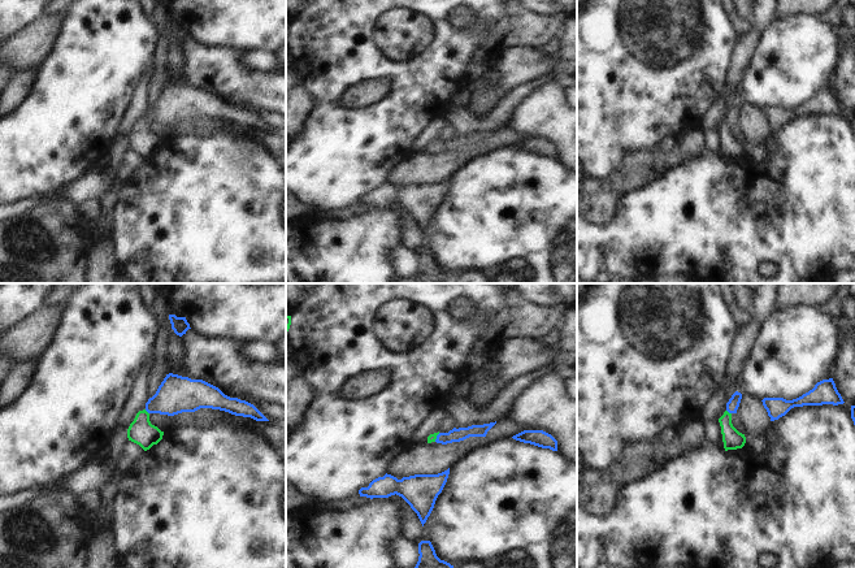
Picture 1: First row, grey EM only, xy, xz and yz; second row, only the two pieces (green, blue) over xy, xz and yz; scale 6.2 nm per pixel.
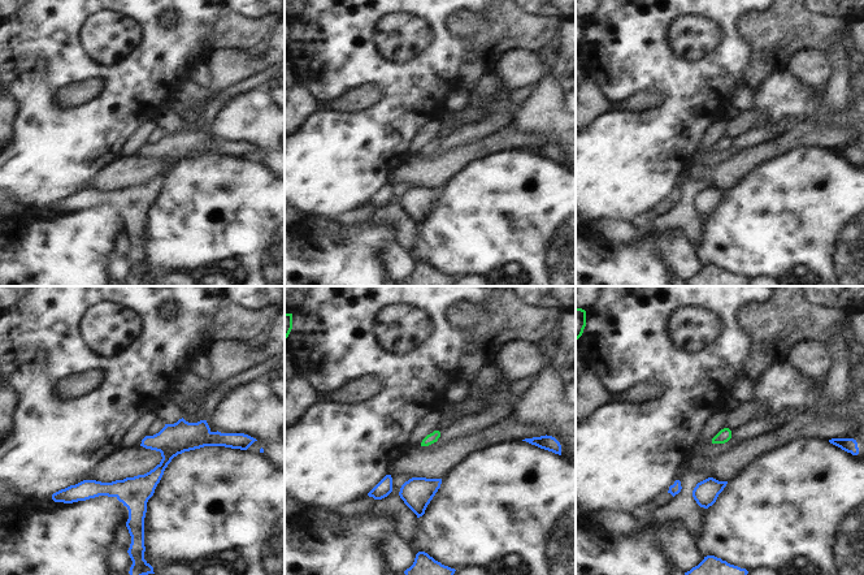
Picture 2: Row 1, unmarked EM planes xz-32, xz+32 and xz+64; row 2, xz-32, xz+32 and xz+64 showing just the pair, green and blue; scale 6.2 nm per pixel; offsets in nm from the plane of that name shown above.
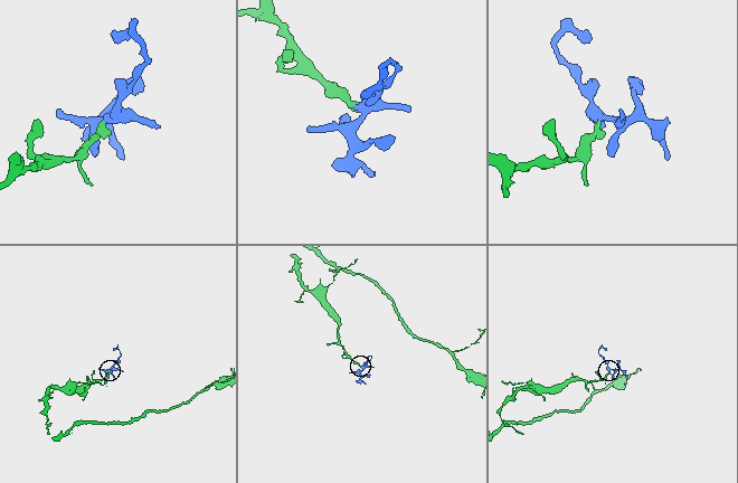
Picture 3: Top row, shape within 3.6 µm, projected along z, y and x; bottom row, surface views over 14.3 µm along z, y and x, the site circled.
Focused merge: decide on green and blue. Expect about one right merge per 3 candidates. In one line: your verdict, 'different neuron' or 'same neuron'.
same neuron

